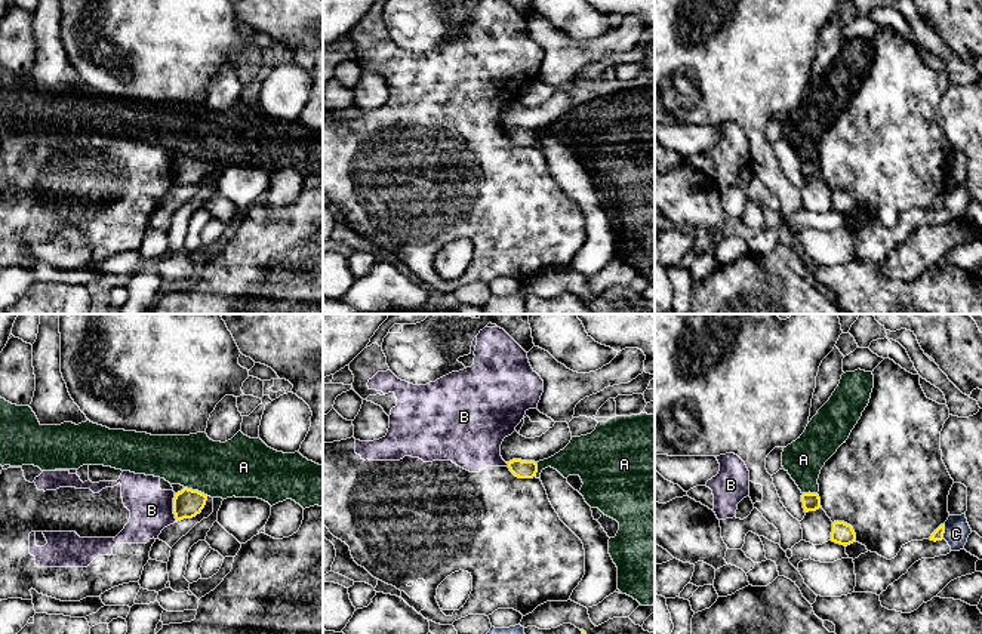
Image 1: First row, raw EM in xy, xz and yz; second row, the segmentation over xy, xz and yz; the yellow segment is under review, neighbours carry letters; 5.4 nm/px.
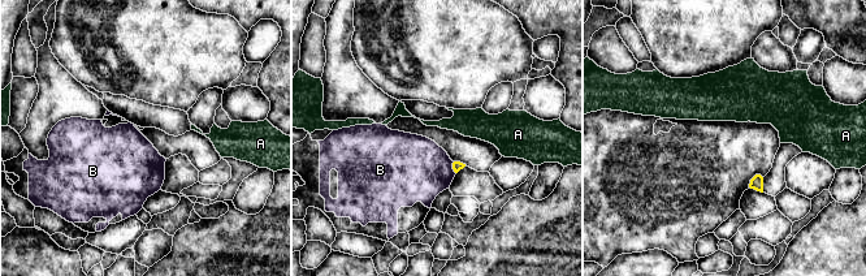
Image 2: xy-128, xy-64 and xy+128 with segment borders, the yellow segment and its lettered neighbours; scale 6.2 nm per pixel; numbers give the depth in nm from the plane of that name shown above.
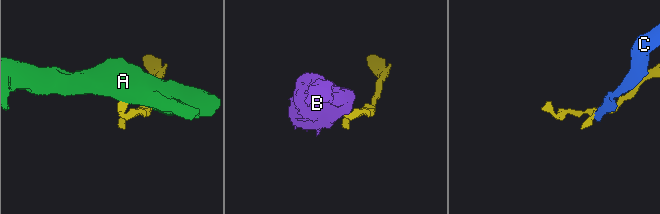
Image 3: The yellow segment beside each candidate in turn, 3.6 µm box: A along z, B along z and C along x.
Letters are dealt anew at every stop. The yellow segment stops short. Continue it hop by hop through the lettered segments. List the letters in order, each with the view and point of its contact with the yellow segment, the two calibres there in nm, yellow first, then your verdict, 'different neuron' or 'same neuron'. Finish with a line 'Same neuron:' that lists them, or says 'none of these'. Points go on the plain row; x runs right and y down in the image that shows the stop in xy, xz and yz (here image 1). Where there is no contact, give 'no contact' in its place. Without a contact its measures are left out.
A: meets yellow in xy at (196, 159); 160 nm thick on the yellow side, 300 nm on the other; different neuron
B: meets yellow in xy at (174, 177); 160 nm thick on the yellow side, 240 nm on the other; different neuron
C: meets yellow in yz at (944, 200); 60 nm thick on the yellow side, 140 nm on the other; different neuron
Same neuron: none of these

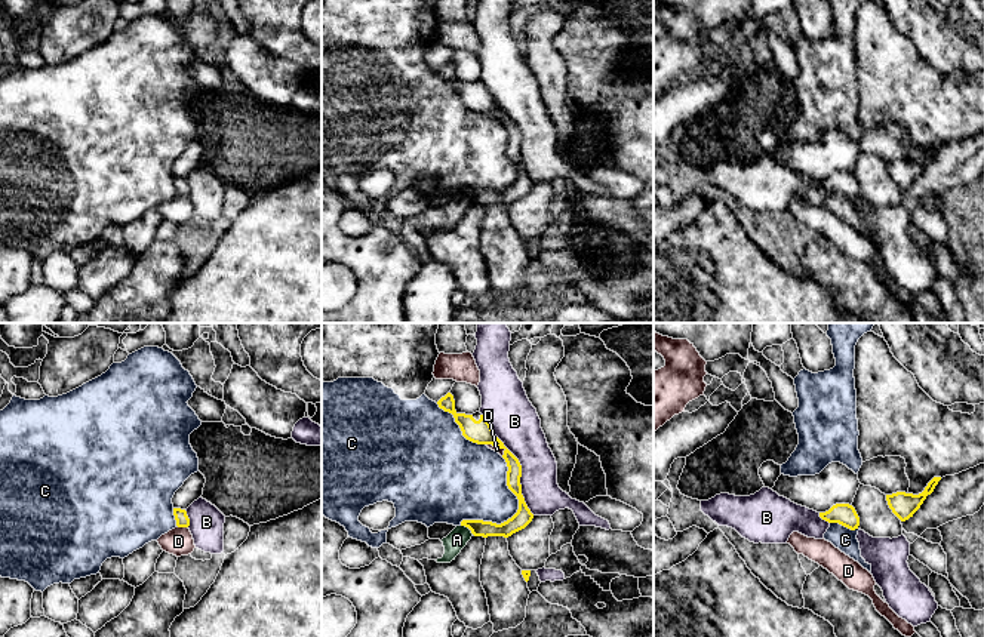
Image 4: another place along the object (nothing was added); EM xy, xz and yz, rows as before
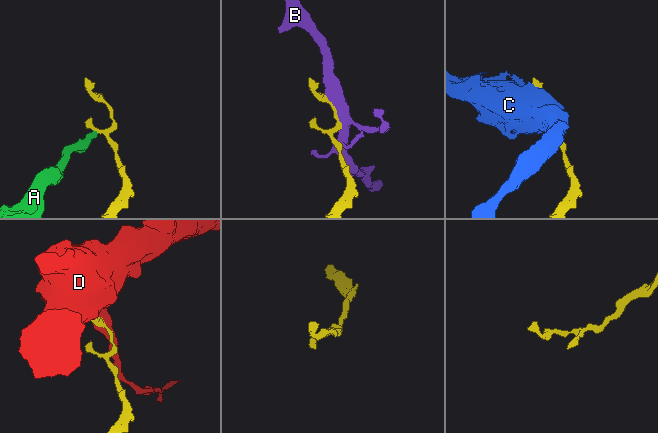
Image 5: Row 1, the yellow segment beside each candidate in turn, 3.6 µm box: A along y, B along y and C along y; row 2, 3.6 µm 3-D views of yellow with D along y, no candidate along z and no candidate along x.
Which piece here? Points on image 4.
A: meets yellow in xz at (467, 194); 90 nm thick on the yellow side, 110 nm on the other; different neuron
B: meets yellow in xz at (519, 132); 110 nm thick on the yellow side, 260 nm on the other; different neuron
C: meets yellow in xz at (516, 181); 90 nm thick on the yellow side, 320 nm on the other; different neuron
D: meets yellow in xy at (183, 194); 70 nm thick on the yellow side, 150 nm on the other; different neuron
Same neuron: none of these

